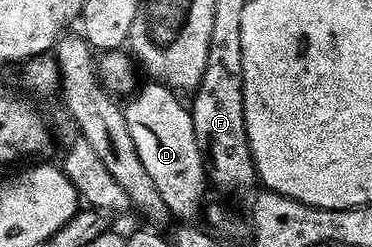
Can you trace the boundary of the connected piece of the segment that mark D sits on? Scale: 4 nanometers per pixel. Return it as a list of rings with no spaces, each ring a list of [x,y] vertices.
[[[146,83],[141,89],[142,86],[124,105],[128,131],[132,131],[132,143],[136,143],[136,155],[140,155],[140,163],[144,163],[148,175],[152,175],[156,191],[160,191],[164,203],[168,203],[171,218],[193,222],[193,217],[203,212],[202,192],[208,189],[208,178],[196,143],[196,131],[192,131],[190,110],[185,104],[182,106],[178,98],[181,96],[166,85]]]

